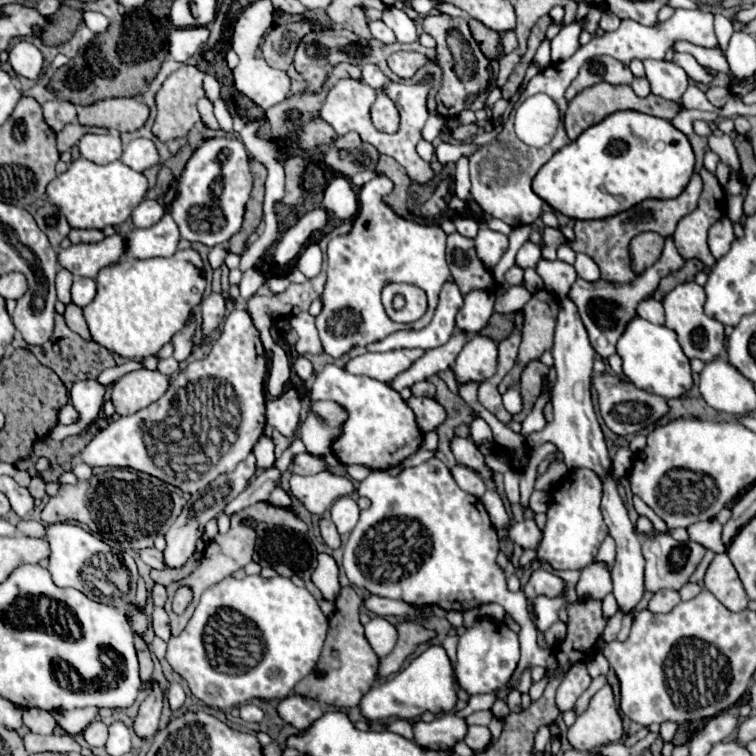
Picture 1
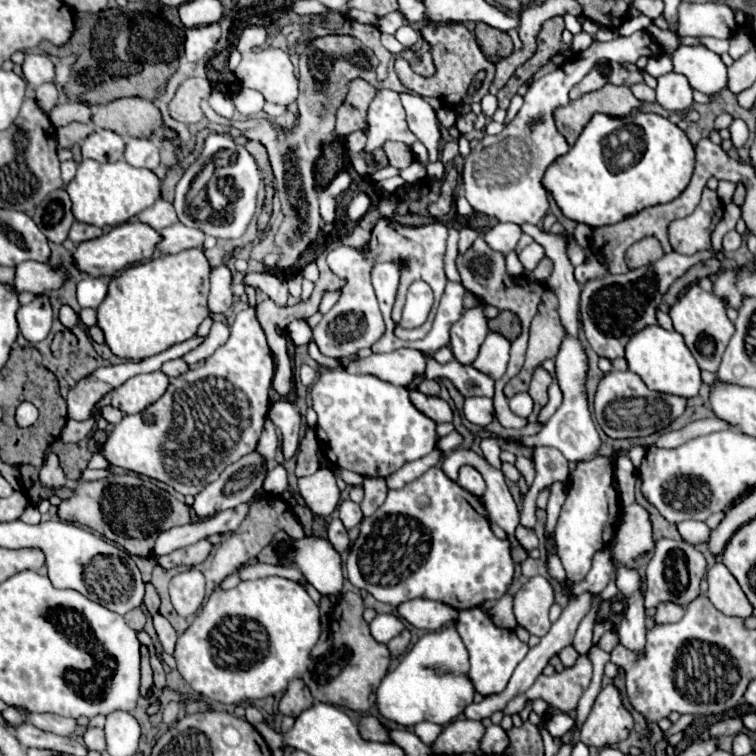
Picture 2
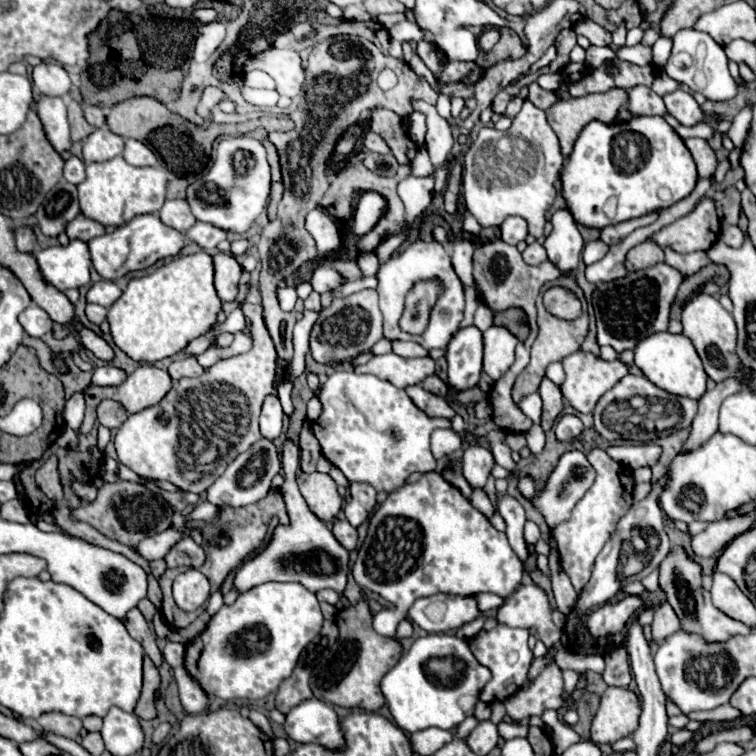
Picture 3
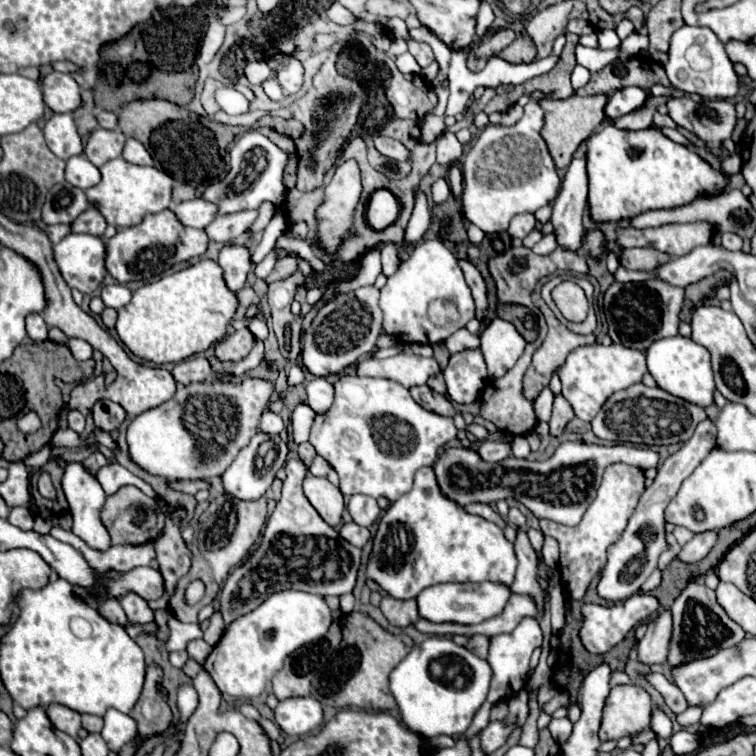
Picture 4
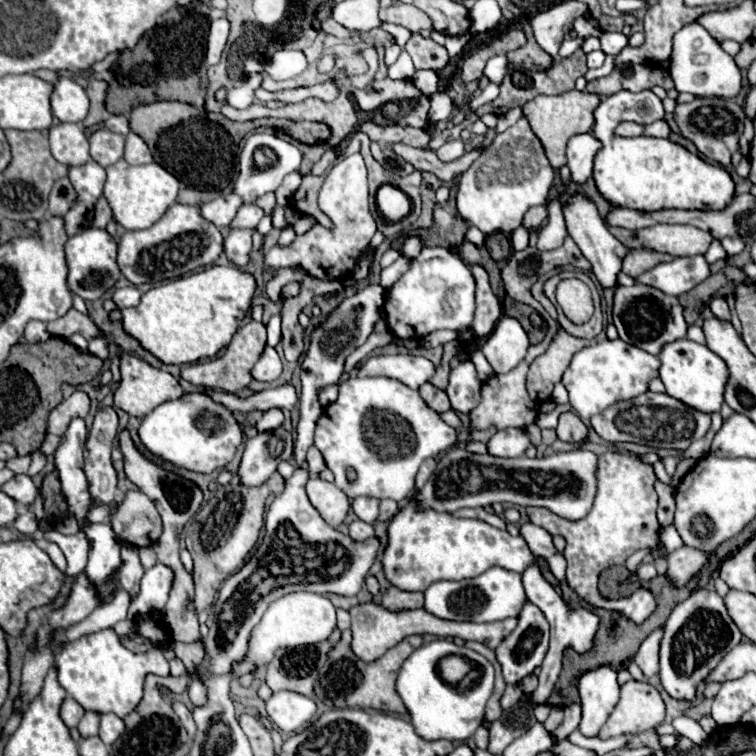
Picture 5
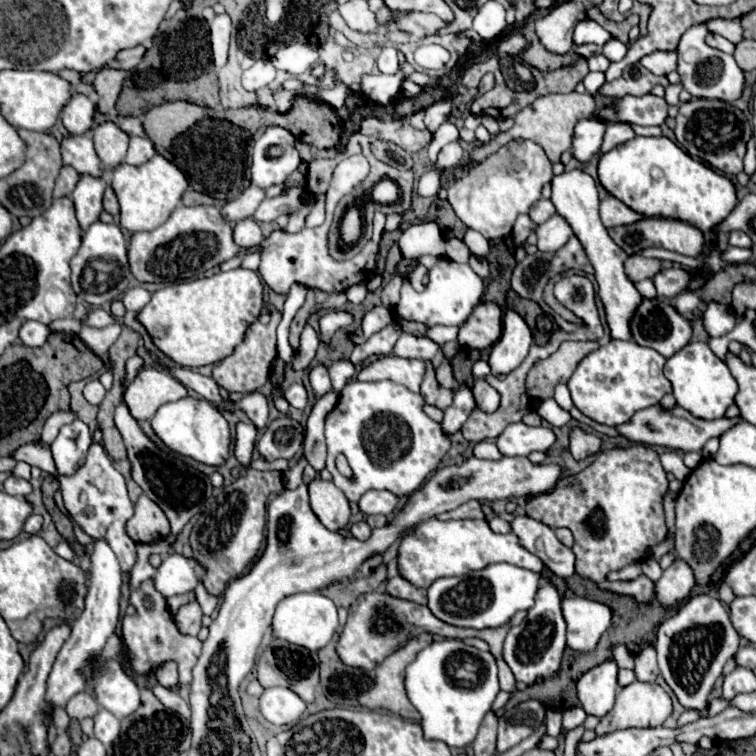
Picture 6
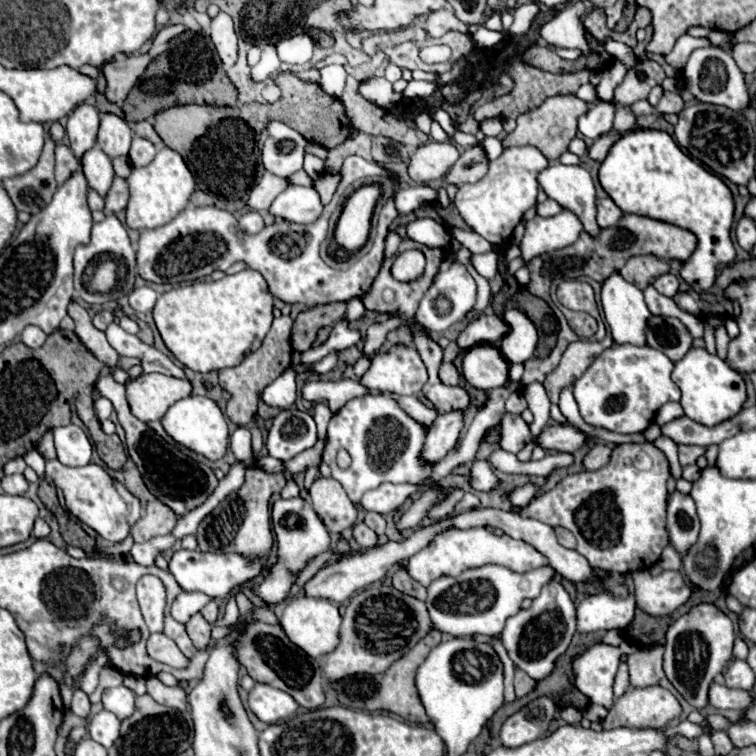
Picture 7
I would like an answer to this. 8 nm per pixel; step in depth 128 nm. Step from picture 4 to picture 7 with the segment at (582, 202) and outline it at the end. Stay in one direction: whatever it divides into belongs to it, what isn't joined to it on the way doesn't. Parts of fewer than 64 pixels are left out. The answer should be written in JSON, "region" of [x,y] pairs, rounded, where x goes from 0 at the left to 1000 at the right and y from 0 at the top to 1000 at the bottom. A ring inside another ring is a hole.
{"region":[[[794,132],[788,138],[780,138],[778,148],[772,153],[767,153],[767,159],[765,159],[765,172],[775,183],[794,183],[799,175],[810,172],[812,151],[815,151],[812,135]]]}

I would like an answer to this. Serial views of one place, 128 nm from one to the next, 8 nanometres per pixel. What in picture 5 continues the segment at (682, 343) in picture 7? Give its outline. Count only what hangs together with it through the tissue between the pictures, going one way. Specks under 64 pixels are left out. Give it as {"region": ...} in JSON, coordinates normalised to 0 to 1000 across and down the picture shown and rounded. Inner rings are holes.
{"region":[[[841,376],[841,378],[820,378],[812,386],[812,413],[810,426],[820,439],[820,450],[839,455],[860,468],[873,468],[878,455],[907,447],[910,429],[902,418],[902,405],[894,392],[884,392],[862,378]]]}

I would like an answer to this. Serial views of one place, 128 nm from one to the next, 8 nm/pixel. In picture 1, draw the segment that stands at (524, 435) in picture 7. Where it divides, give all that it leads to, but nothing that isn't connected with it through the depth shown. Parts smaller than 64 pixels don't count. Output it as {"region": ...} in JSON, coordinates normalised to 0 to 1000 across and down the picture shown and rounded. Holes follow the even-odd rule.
{"region":[[[601,616],[598,619],[598,630],[601,630],[601,635],[606,638],[606,643],[611,648],[616,648],[619,653],[624,653],[630,659],[635,659],[640,653],[640,648],[643,648],[643,643],[635,635],[635,630],[627,622],[616,619],[616,616]]]}

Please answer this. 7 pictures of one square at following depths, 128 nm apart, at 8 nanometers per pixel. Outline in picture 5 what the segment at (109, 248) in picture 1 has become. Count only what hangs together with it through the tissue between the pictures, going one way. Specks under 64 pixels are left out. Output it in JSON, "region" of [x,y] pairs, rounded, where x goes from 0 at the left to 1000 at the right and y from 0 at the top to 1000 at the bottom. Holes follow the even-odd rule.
{"region":[[[228,270],[220,283],[193,304],[167,307],[156,320],[156,352],[175,376],[241,368],[262,354],[280,352],[296,333],[296,315],[283,296],[265,286],[262,272]]]}

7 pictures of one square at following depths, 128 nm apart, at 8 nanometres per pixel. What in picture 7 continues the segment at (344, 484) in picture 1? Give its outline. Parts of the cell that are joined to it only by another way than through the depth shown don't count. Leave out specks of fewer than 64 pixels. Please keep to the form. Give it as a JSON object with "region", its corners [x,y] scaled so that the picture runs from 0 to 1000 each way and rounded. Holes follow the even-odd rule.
{"region":[[[423,630],[410,646],[410,659],[415,675],[429,688],[434,701],[452,704],[455,698],[463,698],[471,690],[474,675],[460,661],[450,638]]]}

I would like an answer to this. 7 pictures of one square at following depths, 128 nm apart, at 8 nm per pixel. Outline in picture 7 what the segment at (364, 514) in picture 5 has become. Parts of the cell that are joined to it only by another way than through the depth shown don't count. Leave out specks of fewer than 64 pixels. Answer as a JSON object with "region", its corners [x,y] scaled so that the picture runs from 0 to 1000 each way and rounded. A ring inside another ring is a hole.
{"region":[[[508,638],[503,640],[503,646],[495,646],[479,656],[479,669],[484,675],[511,683],[511,680],[524,677],[548,651],[556,651],[561,643],[563,638],[561,640],[513,640]]]}

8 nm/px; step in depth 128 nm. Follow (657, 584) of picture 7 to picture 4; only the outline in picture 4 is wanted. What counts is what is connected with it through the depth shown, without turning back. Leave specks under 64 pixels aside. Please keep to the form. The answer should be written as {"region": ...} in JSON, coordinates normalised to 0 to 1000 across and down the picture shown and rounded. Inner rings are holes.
{"region":[[[934,704],[934,706],[921,706],[910,720],[902,722],[899,733],[894,735],[899,743],[915,746],[915,743],[926,743],[944,722],[950,706],[947,704]]]}

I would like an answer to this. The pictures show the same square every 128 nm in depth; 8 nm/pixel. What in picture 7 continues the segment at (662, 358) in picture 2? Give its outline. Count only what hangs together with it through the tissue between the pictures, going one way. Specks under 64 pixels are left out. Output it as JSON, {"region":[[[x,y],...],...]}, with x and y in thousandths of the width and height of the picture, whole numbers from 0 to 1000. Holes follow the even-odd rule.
{"region":[[[915,460],[902,476],[897,476],[889,492],[889,503],[902,516],[899,537],[905,540],[905,548],[931,563],[947,563],[958,556],[966,556],[984,540],[984,532],[989,526],[984,500],[955,474],[937,468],[931,460]]]}

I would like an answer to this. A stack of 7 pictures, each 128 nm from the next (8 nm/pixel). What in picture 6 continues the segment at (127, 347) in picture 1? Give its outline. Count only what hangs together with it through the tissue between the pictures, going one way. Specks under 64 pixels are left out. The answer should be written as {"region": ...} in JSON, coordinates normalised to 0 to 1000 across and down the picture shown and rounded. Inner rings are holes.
{"region":[[[312,354],[304,360],[288,360],[278,368],[265,368],[254,373],[241,373],[230,378],[220,378],[214,384],[206,384],[201,389],[201,397],[196,405],[190,405],[183,415],[183,423],[193,431],[198,439],[204,455],[233,481],[249,484],[249,487],[265,487],[275,481],[286,481],[296,476],[296,471],[304,471],[312,463],[312,455],[323,450],[323,439],[328,437],[328,429],[333,423],[344,421],[344,413],[349,407],[349,378],[336,357]]]}

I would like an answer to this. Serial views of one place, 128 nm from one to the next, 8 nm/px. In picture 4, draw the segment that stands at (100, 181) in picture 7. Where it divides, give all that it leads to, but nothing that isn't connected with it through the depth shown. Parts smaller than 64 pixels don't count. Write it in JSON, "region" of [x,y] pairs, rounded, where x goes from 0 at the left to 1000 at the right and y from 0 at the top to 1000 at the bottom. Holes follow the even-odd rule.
{"region":[[[71,151],[58,167],[58,183],[63,196],[79,212],[90,212],[95,206],[111,204],[108,183],[101,172],[95,151]]]}

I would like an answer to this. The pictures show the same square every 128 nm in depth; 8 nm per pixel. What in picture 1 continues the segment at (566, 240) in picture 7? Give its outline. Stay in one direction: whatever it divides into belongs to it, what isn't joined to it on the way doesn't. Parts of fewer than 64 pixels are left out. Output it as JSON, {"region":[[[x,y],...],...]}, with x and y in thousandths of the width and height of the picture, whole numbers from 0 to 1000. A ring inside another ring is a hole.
{"region":[[[698,317],[698,320],[685,331],[685,336],[683,336],[683,349],[690,352],[690,354],[706,354],[706,352],[712,349],[712,344],[717,341],[714,336],[717,336],[714,323],[706,323],[706,320]]]}

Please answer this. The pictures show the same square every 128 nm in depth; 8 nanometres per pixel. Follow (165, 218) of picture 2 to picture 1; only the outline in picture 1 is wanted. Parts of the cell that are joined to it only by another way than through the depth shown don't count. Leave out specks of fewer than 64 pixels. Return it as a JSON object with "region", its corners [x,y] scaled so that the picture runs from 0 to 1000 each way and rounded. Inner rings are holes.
{"region":[[[188,265],[175,280],[175,294],[180,302],[196,302],[206,296],[220,283],[220,275],[206,265]]]}

